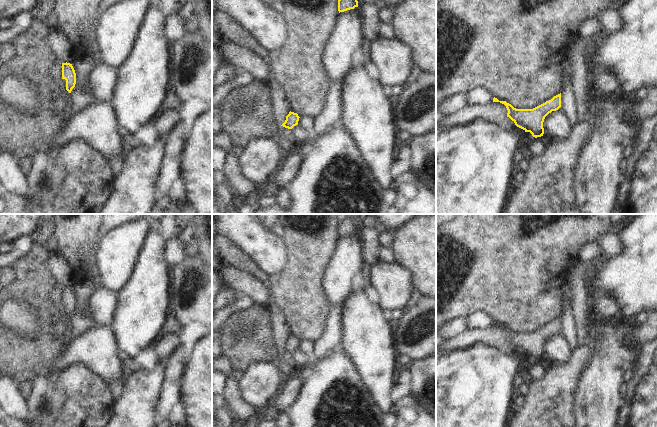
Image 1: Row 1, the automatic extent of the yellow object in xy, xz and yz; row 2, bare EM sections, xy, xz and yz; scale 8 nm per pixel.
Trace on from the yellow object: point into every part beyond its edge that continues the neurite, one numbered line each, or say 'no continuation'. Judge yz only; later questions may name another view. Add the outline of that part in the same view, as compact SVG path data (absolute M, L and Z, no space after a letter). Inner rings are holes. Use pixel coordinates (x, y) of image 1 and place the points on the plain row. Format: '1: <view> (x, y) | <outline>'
no continuation

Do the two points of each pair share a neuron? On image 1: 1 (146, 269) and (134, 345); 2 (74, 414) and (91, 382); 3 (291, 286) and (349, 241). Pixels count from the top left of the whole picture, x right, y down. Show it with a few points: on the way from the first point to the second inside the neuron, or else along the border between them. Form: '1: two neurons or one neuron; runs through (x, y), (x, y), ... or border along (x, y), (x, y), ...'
1: one neuron; runs through (146, 288), (135, 326)
2: one neuron; runs through (82, 406), (87, 401), (87, 390)
3: two neurons; border along (339, 237), (322, 277)

